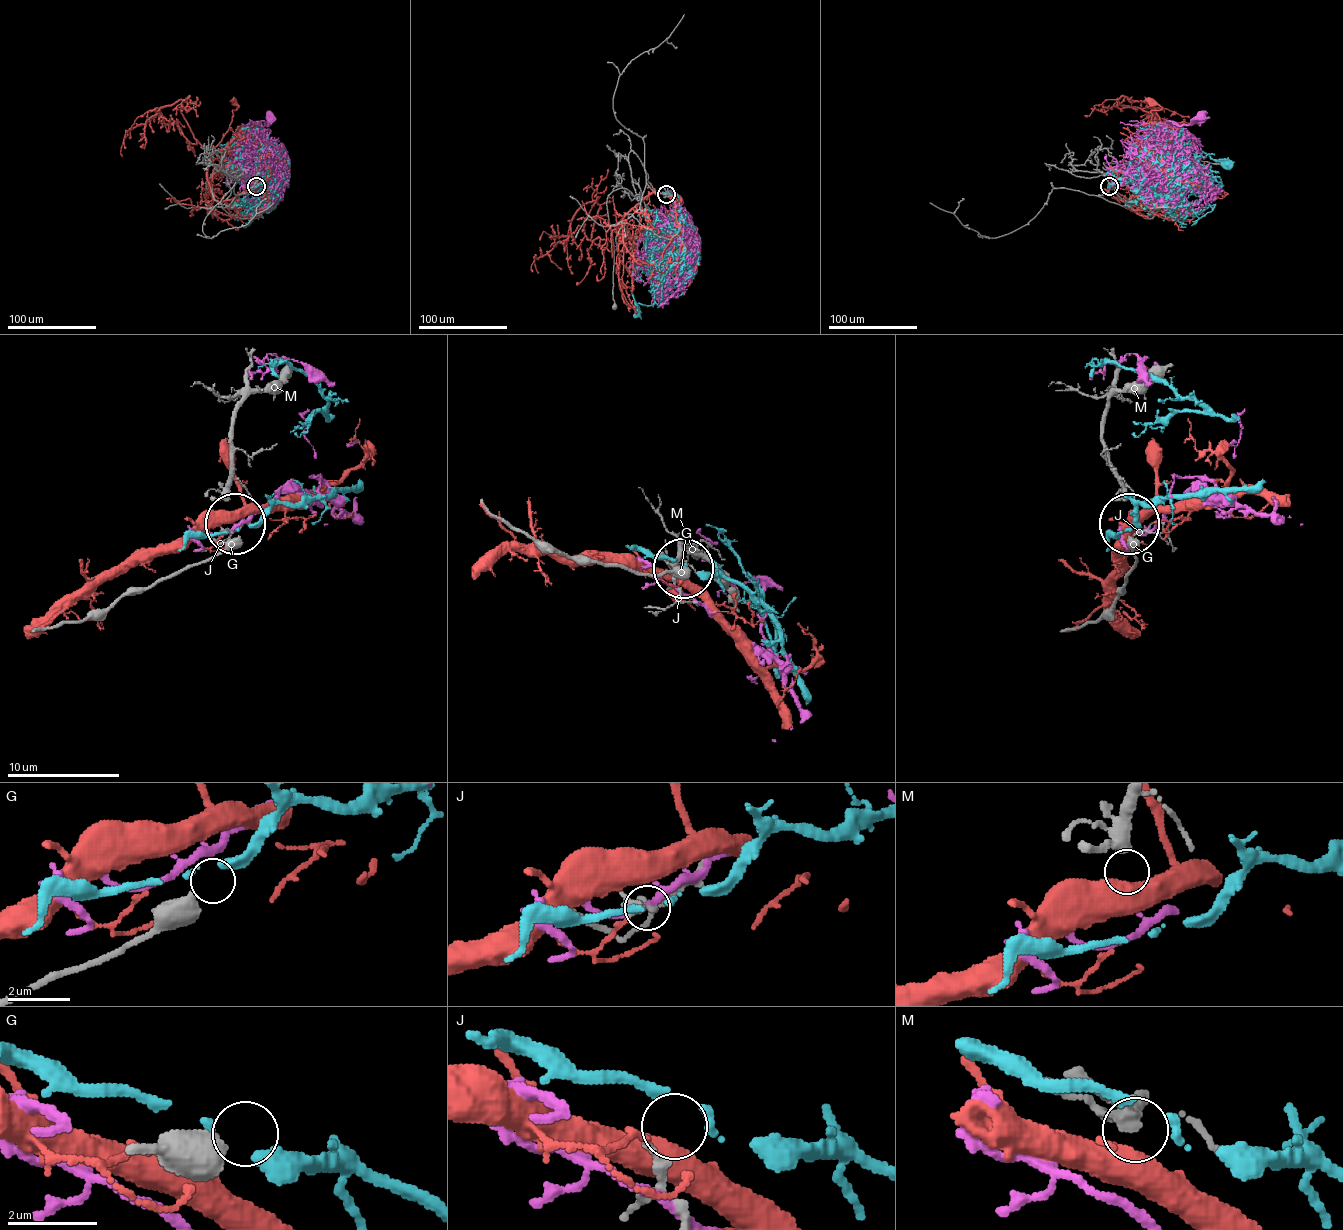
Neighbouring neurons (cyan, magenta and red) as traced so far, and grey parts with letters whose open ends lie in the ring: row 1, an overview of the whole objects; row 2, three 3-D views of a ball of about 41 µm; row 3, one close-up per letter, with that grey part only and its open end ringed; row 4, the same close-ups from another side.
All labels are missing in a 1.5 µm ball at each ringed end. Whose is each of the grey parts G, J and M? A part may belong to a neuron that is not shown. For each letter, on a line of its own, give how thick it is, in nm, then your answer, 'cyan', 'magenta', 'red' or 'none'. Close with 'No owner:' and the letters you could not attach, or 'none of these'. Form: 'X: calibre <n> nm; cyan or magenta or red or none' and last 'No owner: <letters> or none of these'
G: calibre 550 nm; none
J: calibre 150 nm; cyan
M: calibre 280 nm; red
No owner: G

